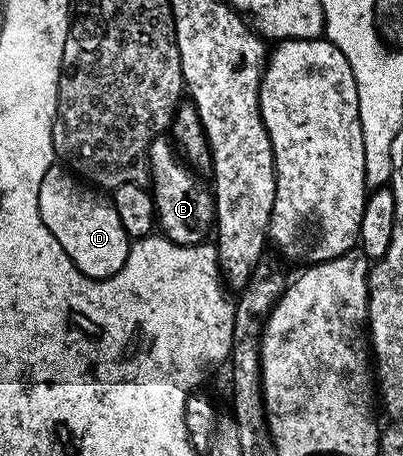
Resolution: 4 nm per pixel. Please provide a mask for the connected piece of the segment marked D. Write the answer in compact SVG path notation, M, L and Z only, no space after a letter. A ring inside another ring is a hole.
M54 167L43 175L41 198L37 200L39 215L47 231L59 239L59 247L63 247L78 273L94 279L114 277L123 263L127 263L131 244L127 231L123 231L123 223L119 223L112 200L97 193L100 192L74 176L68 168Z

